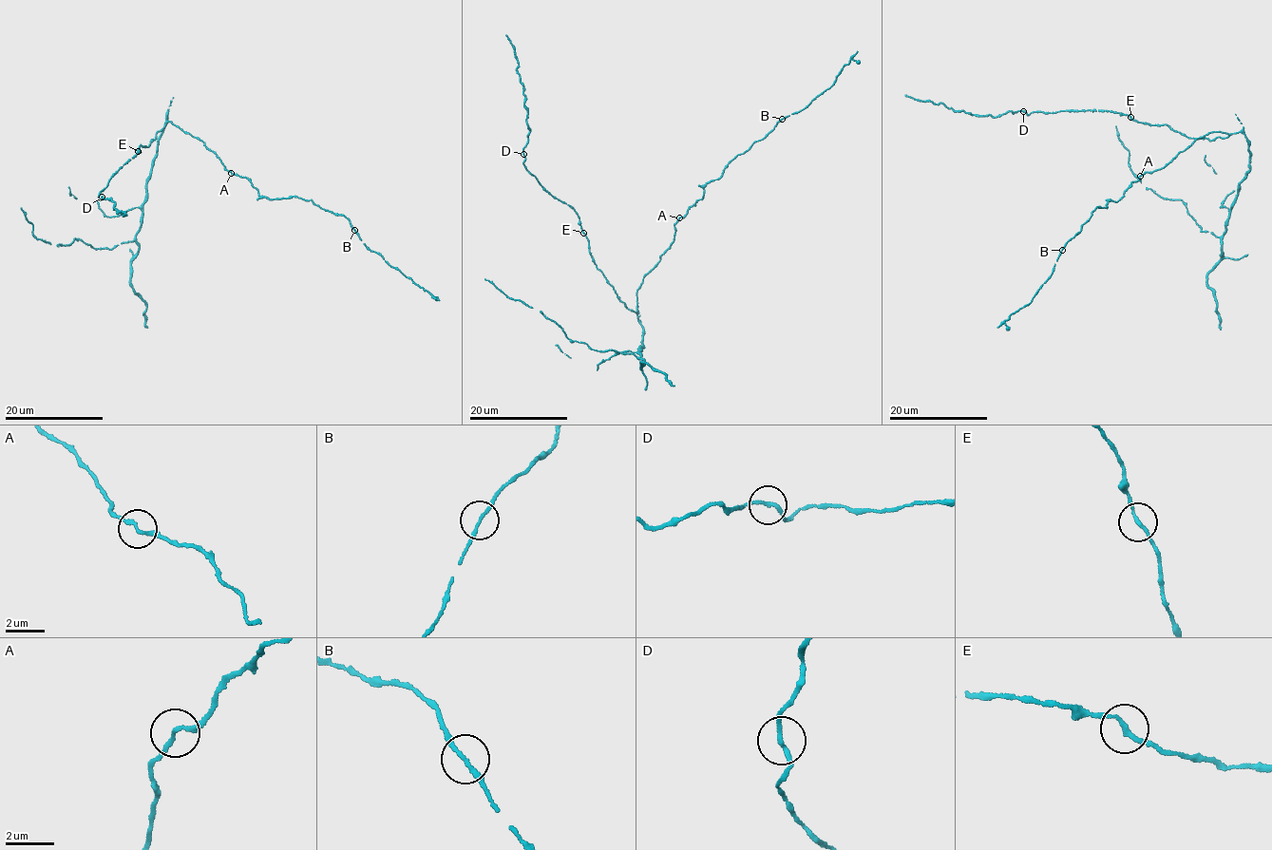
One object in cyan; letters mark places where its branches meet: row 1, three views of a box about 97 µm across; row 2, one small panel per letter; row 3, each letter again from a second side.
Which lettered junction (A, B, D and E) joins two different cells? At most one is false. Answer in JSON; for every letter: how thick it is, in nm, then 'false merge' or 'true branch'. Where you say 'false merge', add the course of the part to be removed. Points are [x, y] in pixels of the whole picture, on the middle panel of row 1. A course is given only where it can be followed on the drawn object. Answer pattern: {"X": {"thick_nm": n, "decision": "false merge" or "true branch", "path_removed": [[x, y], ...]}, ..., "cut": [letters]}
{"A": {"thick_nm": 170, "decision": "true branch"}, "B": {"thick_nm": 170, "decision": "true branch"}, "D": {"thick_nm": 170, "decision": "true branch"}, "E": {"thick_nm": 170, "decision": "true branch"}, "cut": []}

